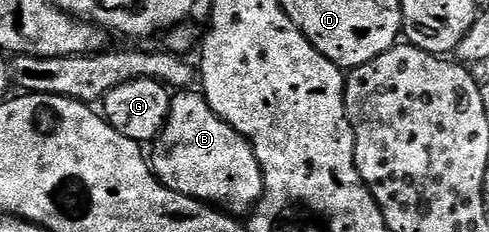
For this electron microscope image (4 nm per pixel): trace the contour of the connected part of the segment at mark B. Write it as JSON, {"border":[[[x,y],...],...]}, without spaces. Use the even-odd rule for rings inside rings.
{"border":[[[196,89],[179,90],[170,97],[165,126],[151,149],[153,172],[168,190],[207,202],[230,215],[248,215],[265,190],[253,145],[224,122],[207,104],[204,93]]]}

